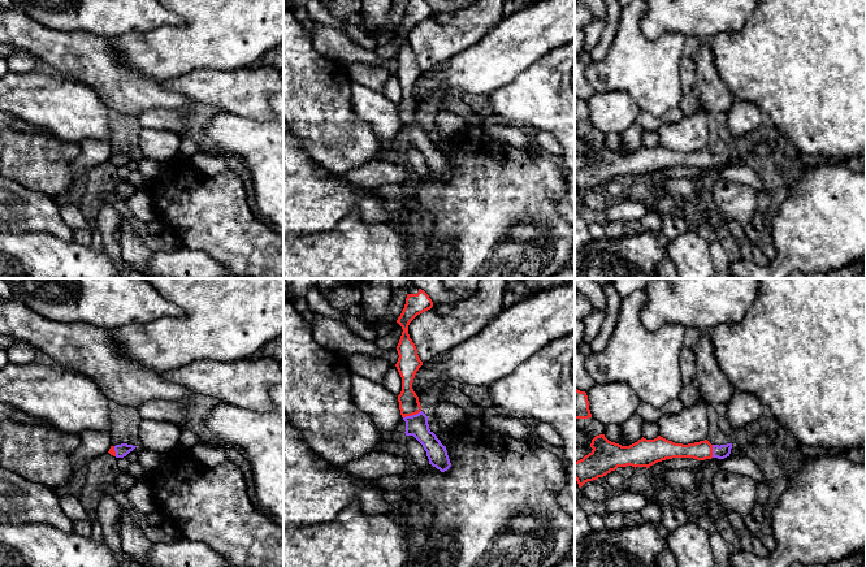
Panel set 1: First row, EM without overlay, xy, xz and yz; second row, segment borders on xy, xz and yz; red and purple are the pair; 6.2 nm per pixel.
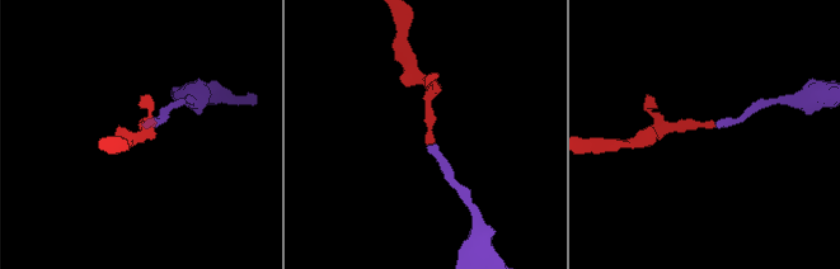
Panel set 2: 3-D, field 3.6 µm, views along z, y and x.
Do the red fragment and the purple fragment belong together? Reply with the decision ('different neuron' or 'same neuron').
same neuron

